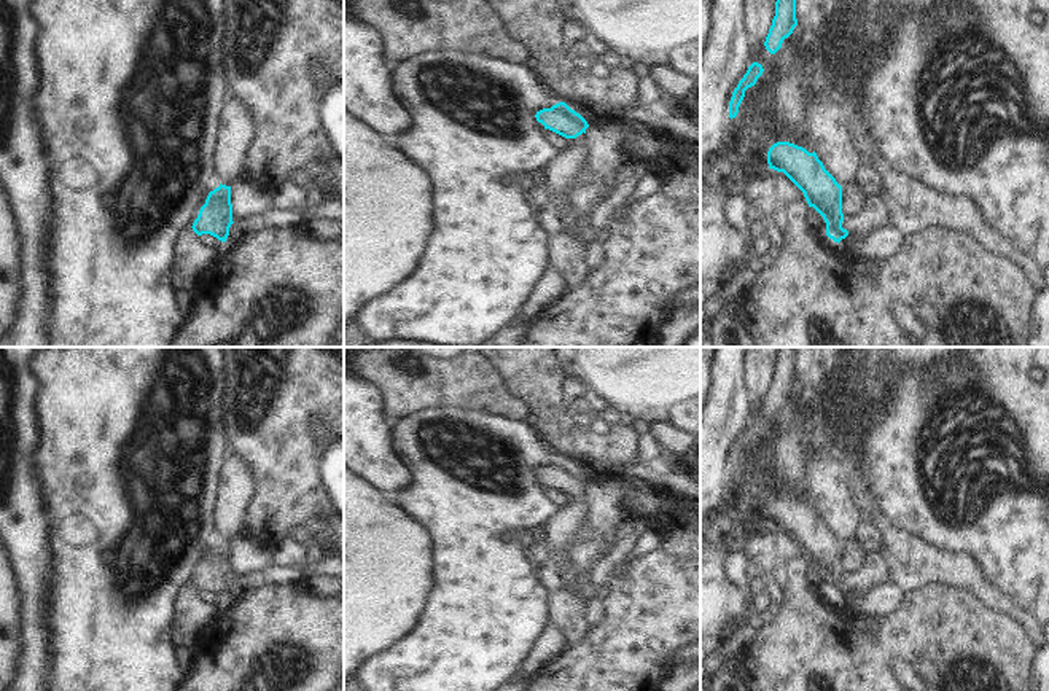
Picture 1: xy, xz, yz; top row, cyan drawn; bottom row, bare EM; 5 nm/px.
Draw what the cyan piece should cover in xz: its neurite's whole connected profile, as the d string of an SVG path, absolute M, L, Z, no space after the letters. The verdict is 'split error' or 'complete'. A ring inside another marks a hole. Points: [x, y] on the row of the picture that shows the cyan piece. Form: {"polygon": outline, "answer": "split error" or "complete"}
{"polygon": "M559 102L551 108L543 108L535 115L536 121L570 142L546 166L541 178L544 182L543 193L535 199L535 217L538 223L552 236L563 232L559 212L551 205L549 199L573 185L579 177L587 156L589 146L586 139L587 121L571 110L565 102Z", "answer": "split error"}

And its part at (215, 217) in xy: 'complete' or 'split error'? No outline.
complete

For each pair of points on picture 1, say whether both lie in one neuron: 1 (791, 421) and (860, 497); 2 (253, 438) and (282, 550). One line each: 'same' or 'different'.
1: same
2: different

